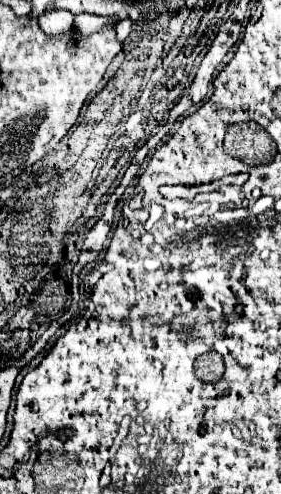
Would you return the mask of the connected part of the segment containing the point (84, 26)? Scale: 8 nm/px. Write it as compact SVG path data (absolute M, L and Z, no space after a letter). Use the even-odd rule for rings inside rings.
M82 13L74 18L74 26L84 35L91 35L91 33L99 33L103 29L107 29L109 25L115 25L119 17L99 17L99 15Z

